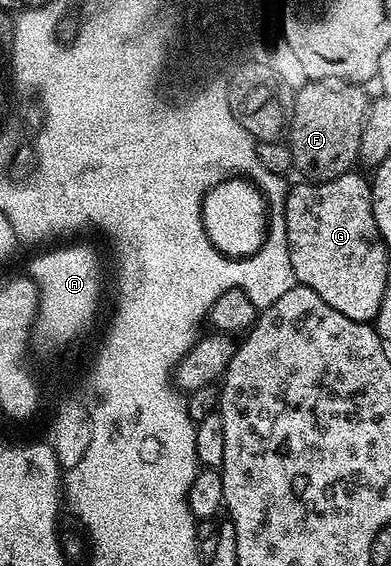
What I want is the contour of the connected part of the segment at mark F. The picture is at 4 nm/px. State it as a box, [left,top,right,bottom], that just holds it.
[287,82,370,184]

